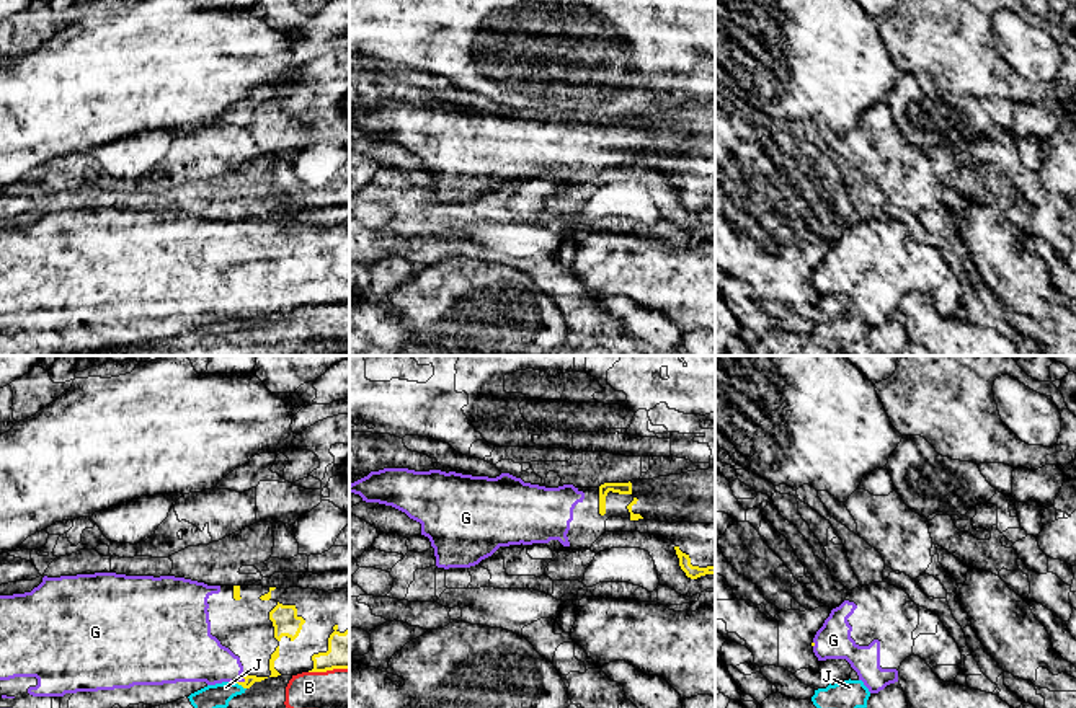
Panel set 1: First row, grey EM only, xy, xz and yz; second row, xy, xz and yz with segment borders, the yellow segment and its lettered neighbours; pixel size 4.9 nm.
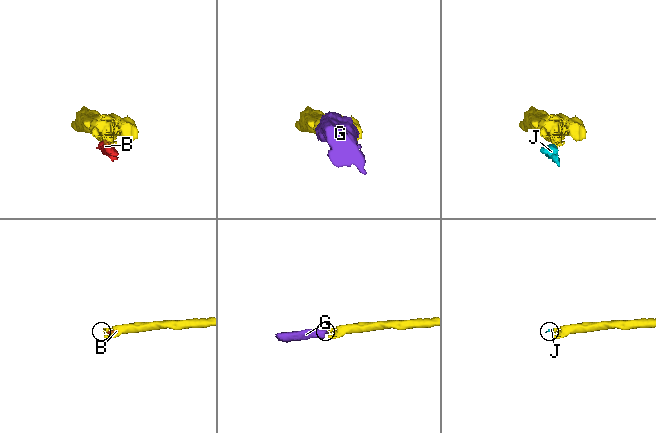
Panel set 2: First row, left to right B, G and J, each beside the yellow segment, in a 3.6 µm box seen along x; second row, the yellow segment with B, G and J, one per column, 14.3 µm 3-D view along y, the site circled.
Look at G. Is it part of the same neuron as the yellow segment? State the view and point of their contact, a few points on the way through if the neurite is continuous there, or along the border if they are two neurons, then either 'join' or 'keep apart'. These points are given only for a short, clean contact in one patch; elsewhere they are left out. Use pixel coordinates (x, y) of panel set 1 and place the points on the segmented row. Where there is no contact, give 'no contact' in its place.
xy (240, 682) | join

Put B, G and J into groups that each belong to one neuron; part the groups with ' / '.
B J / G

